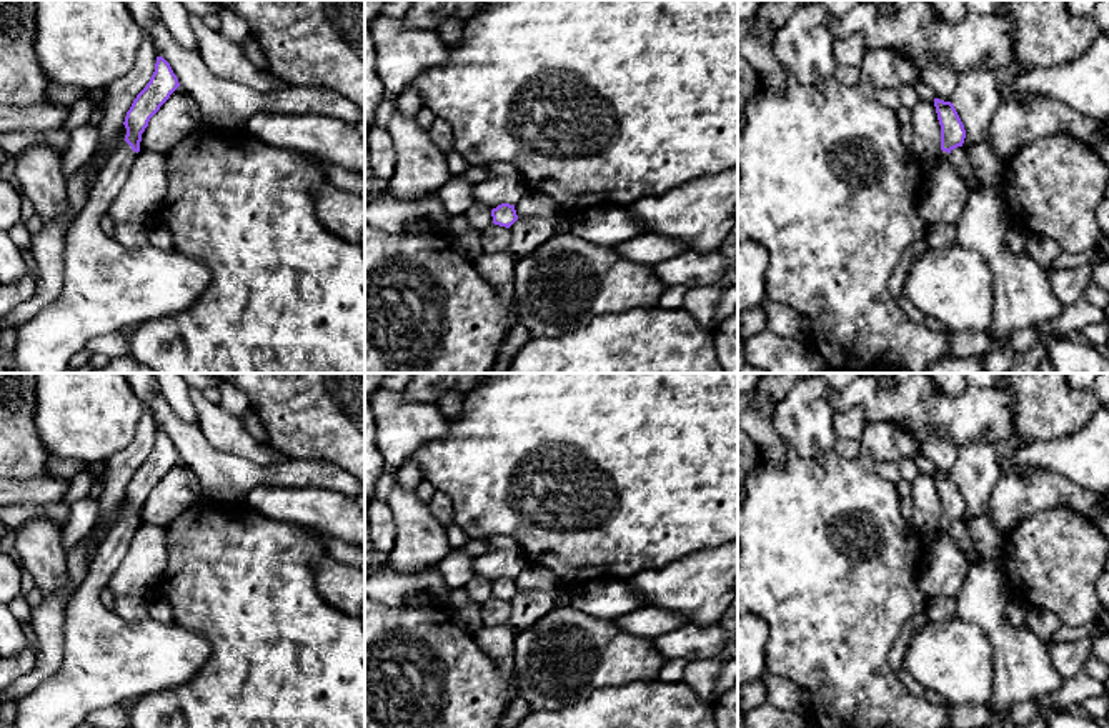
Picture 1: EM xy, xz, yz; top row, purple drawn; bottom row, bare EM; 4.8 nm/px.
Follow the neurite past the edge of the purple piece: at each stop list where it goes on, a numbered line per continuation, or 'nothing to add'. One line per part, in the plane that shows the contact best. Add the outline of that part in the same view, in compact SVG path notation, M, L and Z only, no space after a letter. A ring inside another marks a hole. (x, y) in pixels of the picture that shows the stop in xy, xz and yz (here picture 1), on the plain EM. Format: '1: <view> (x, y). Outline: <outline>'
1: xy (107, 660). Outline: M123 515L97 548L97 555L90 561L83 583L68 601L62 665L52 678L45 680L28 696L18 701L12 728L77 728L85 723L87 716L93 711L118 706L125 700L138 700L148 693L188 683L208 660L211 646L201 633L183 628L177 621L162 623L153 618L127 621L102 603L100 593L125 558L137 530L138 526Z

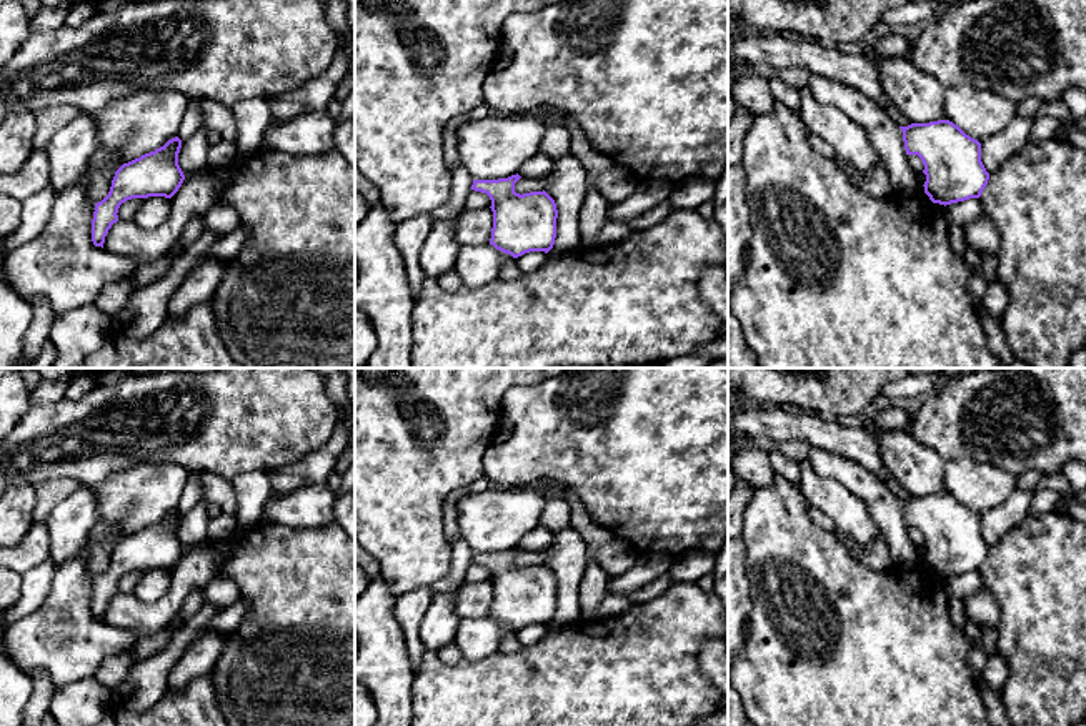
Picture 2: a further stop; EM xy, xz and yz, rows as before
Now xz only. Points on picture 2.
nothing to add

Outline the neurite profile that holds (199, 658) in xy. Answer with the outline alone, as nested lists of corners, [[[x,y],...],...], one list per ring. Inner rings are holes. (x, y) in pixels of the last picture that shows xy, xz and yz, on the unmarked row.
[[[218,631],[200,633],[170,671],[167,691],[178,693],[192,679],[210,674],[227,636],[228,633],[223,634]]]

